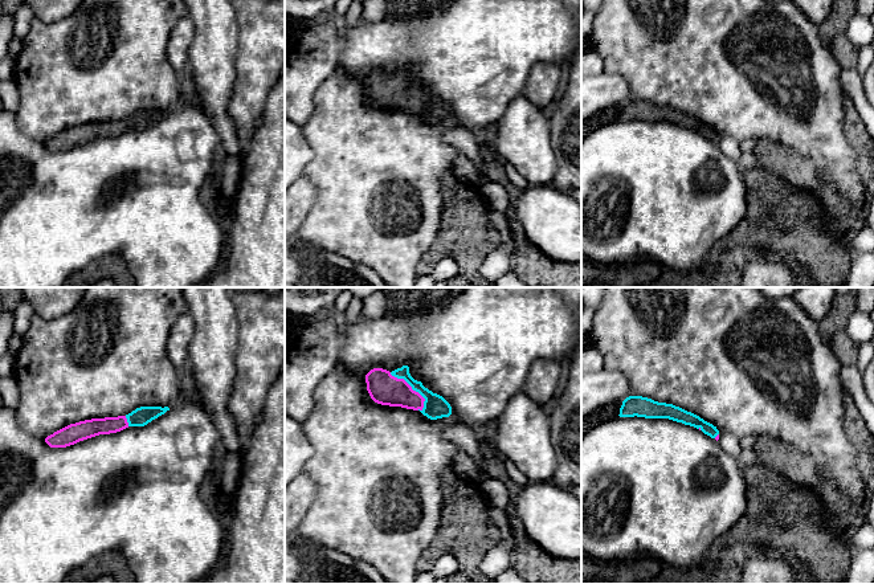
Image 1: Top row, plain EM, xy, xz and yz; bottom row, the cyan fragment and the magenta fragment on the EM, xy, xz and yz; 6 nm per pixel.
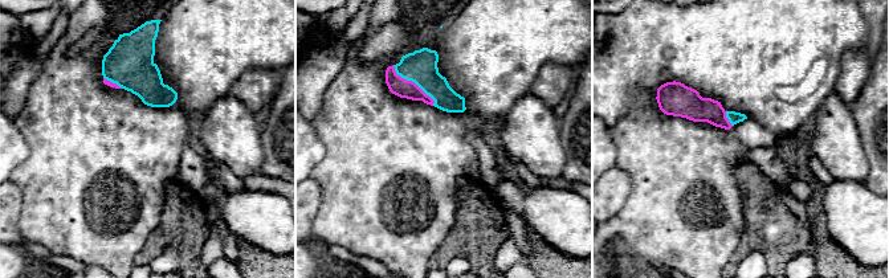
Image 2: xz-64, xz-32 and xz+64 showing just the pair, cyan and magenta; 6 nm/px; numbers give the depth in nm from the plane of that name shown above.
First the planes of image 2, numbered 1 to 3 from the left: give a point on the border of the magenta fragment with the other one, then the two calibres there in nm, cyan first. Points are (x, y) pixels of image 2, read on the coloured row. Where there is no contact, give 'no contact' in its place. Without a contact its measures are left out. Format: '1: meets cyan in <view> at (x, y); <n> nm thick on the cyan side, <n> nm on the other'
1: meets cyan in xz-64 at (113, 82); 300 nm thick on the cyan side, 30 nm on the other
2: meets cyan in xz-32 at (414, 81); 200 nm thick on the cyan side, 120 nm on the other
3: meets cyan in xz+64 at (729, 119); 70 nm thick on the cyan side, 170 nm on the other

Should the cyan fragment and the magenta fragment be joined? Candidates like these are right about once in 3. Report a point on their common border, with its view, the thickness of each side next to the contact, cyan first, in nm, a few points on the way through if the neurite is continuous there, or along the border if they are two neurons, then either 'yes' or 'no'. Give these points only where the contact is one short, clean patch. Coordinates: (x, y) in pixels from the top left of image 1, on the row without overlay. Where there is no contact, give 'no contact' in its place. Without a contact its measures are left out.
contact xz (413, 93); calibres 140 and 190 nm; way xz (436, 110), (413, 93), (386, 93); yes

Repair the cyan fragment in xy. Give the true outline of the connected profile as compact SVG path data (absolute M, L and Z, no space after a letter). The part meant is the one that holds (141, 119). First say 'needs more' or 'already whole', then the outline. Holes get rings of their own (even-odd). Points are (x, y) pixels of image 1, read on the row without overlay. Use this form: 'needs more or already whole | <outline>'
needs more | M140 110L126 119L91 122L70 127L45 142L50 151L66 151L79 144L121 135L128 130L144 130L170 114L168 110Z

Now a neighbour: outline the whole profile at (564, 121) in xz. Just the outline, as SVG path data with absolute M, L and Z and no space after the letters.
M581 41L564 70L564 83L552 103L548 124L558 160L552 185L569 195L581 191Z

